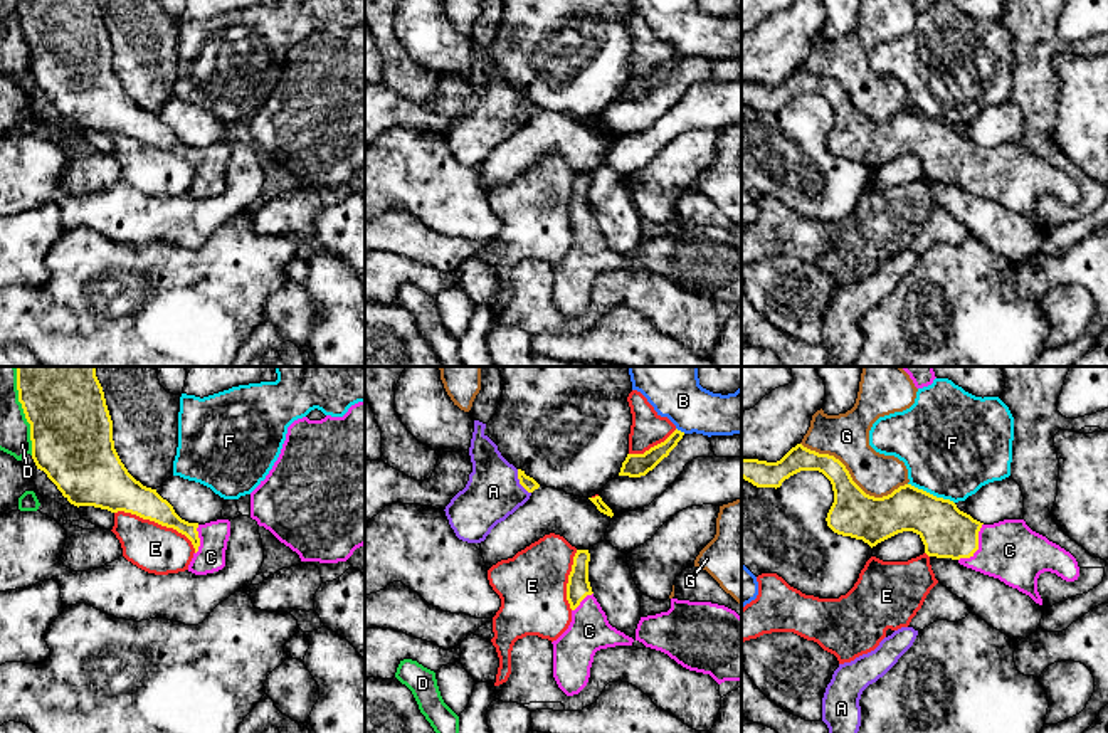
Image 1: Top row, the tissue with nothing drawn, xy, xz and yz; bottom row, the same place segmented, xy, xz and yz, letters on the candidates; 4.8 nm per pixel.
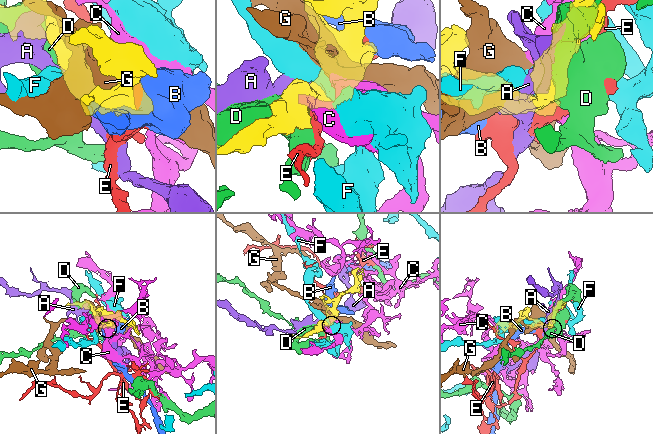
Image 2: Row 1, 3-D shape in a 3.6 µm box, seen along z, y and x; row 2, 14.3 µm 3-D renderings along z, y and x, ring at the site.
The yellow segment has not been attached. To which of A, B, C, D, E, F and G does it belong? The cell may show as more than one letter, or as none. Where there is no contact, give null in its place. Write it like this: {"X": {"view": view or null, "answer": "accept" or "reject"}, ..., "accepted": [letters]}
{"A": {"view": "xz", "answer": "reject"}, "B": {"view": "xz", "answer": "reject"}, "C": {"view": "yz", "answer": "accept"}, "D": {"view": "xy", "answer": "reject"}, "E": {"view": "xy", "answer": "reject"}, "F": {"view": "yz", "answer": "reject"}, "G": {"view": "yz", "answer": "reject"}, "accepted": ["C"]}

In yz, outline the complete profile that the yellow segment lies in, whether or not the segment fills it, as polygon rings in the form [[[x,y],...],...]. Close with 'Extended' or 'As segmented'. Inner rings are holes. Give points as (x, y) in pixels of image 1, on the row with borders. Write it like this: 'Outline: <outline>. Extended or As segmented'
Outline: [[[797,444],[780,461],[741,459],[741,477],[757,488],[780,488],[800,471],[819,471],[832,484],[834,503],[827,526],[842,536],[863,540],[871,548],[903,533],[916,533],[928,556],[952,558],[960,565],[999,578],[1042,605],[1037,578],[1044,572],[1066,582],[1079,577],[1076,558],[1032,531],[1024,519],[984,525],[960,511],[950,499],[937,498],[911,484],[891,494],[866,494],[846,466],[829,454]]]. Extended

